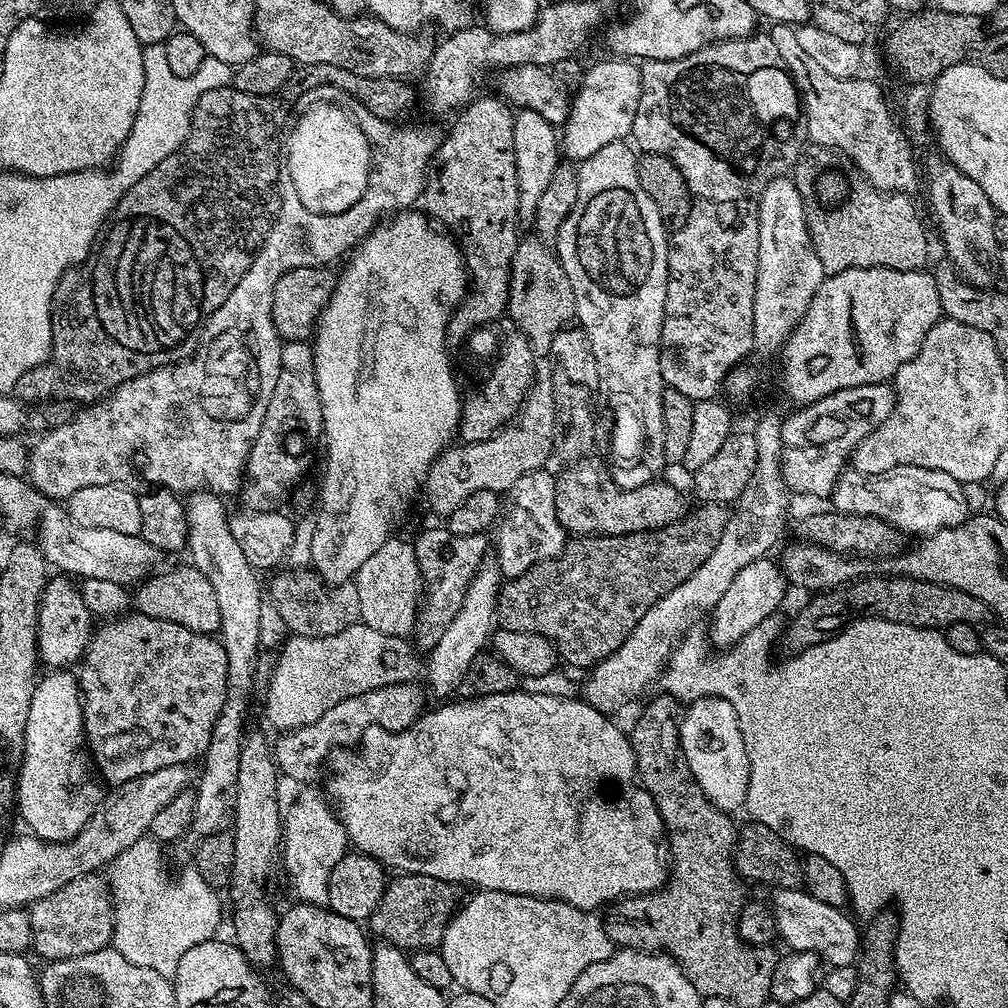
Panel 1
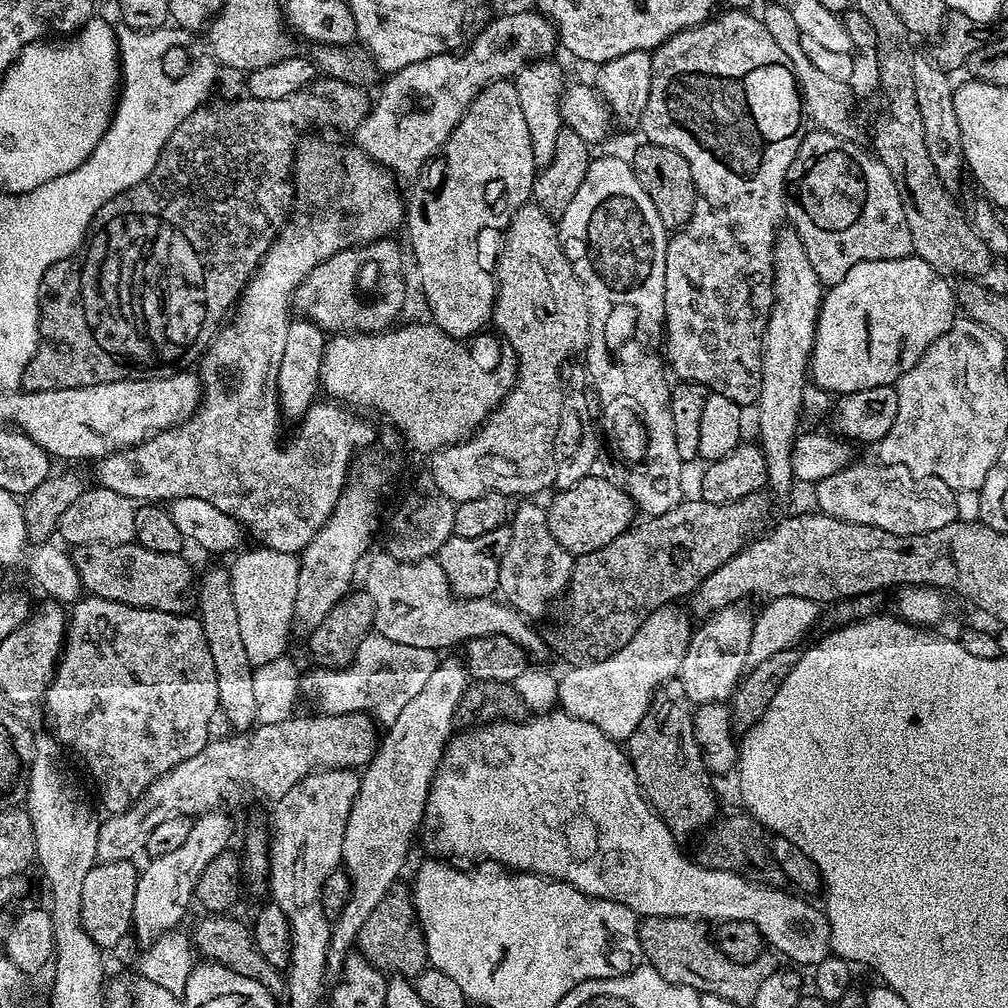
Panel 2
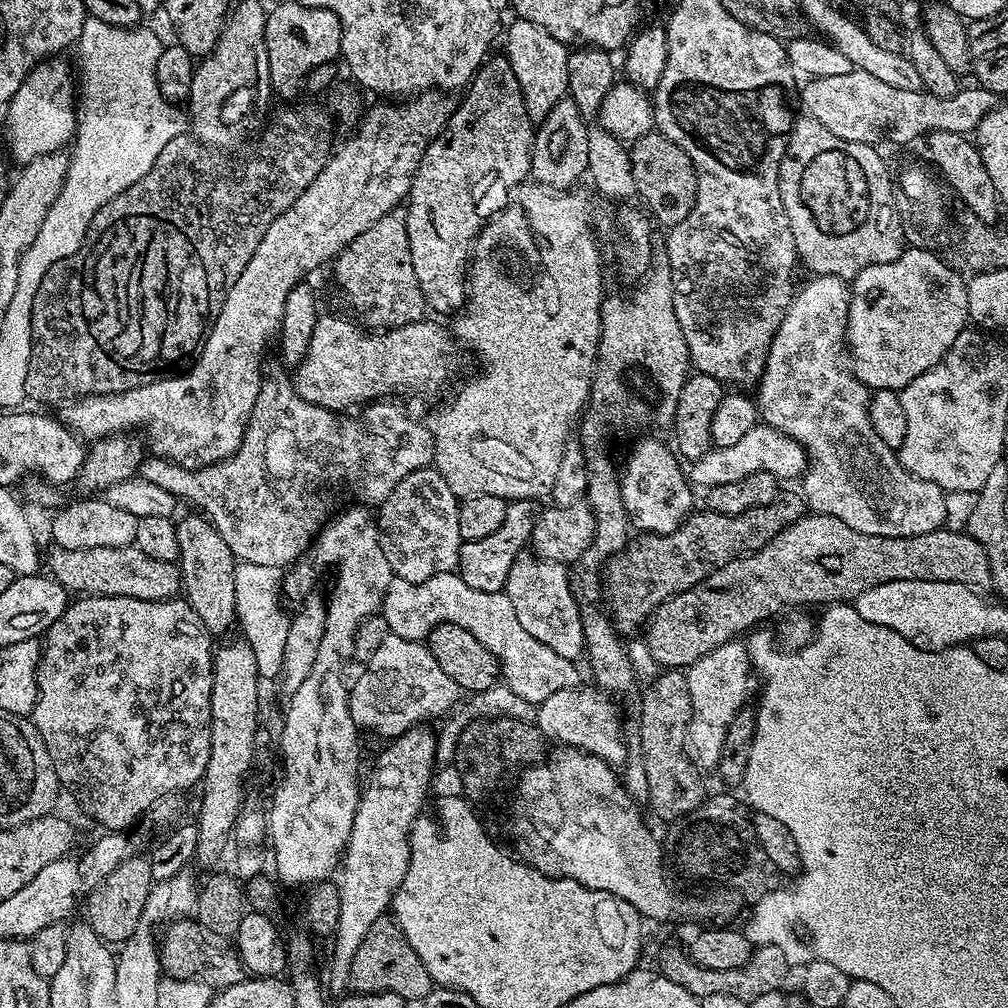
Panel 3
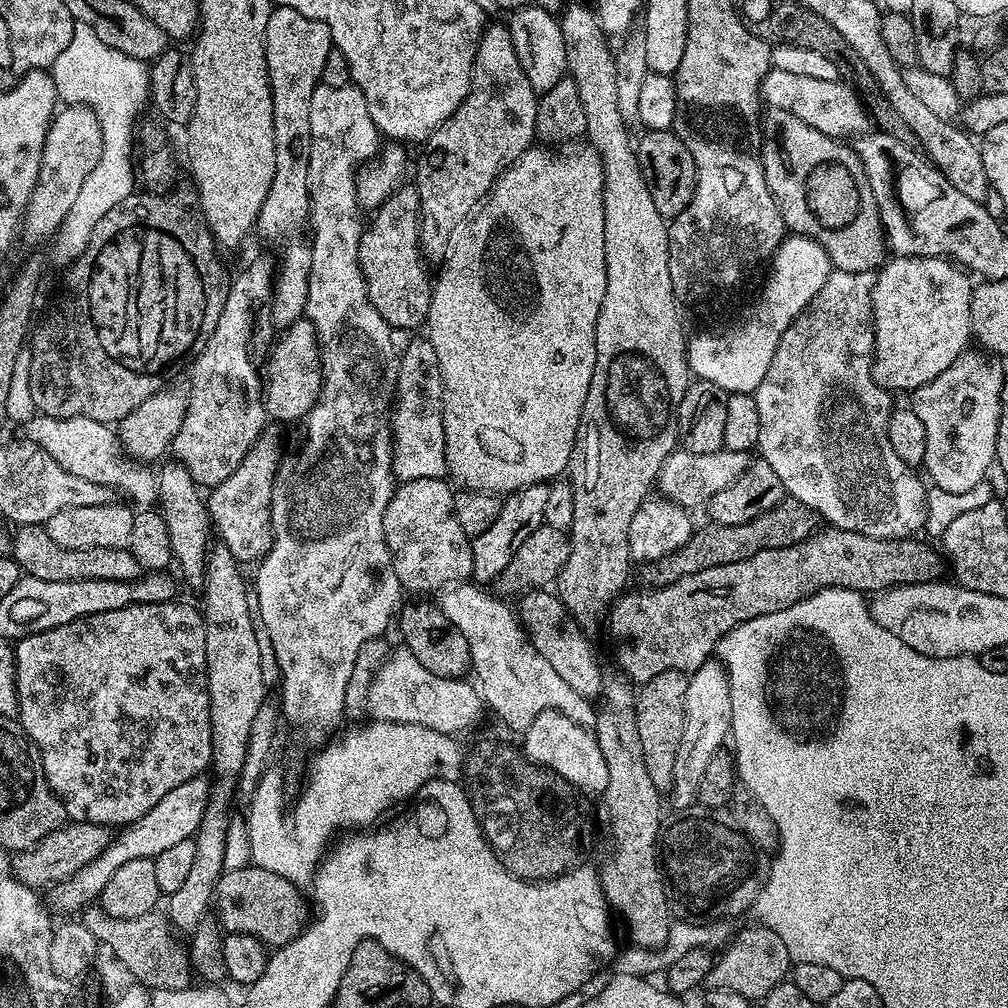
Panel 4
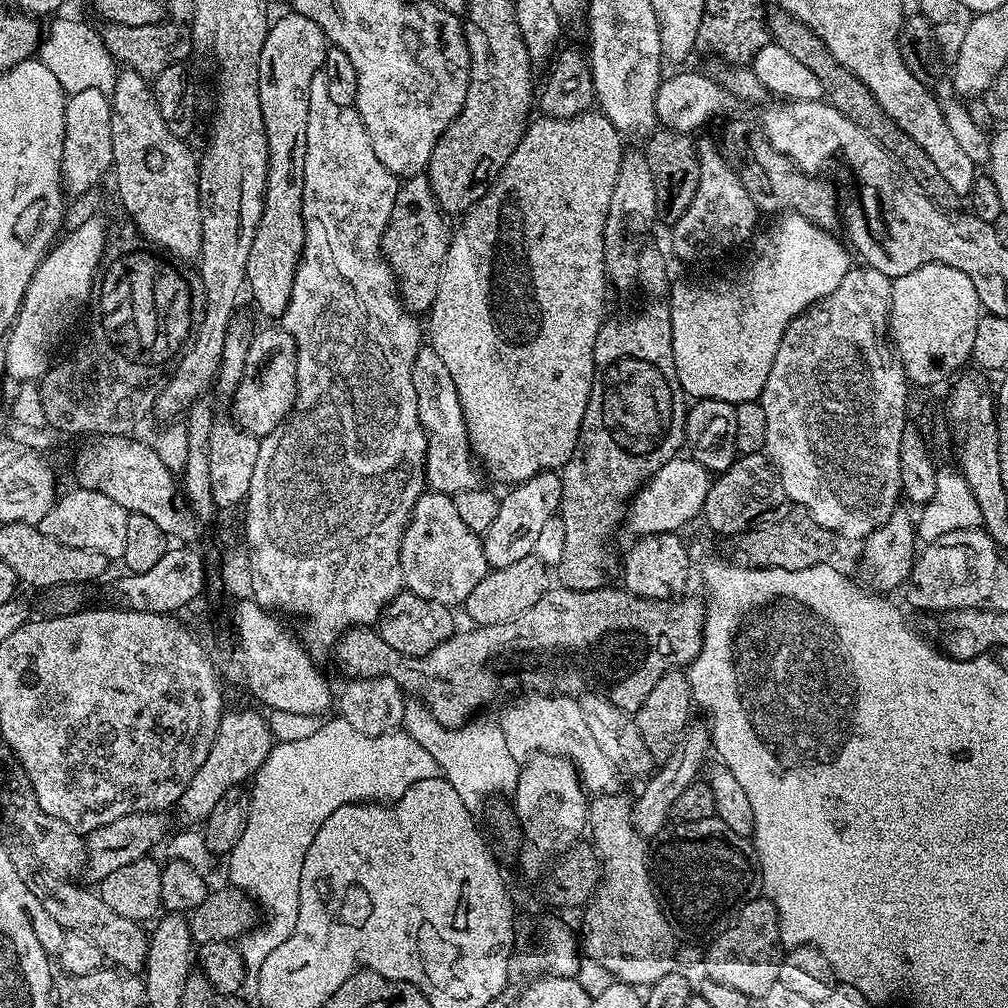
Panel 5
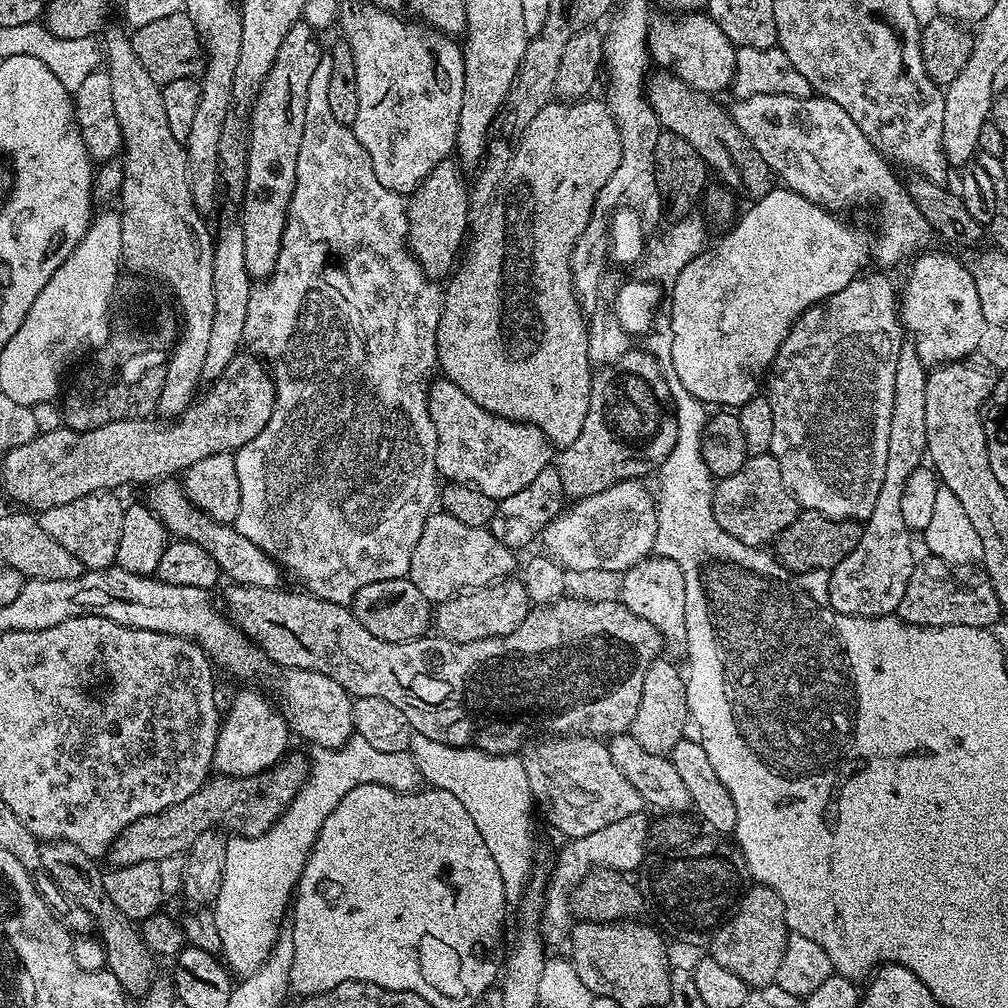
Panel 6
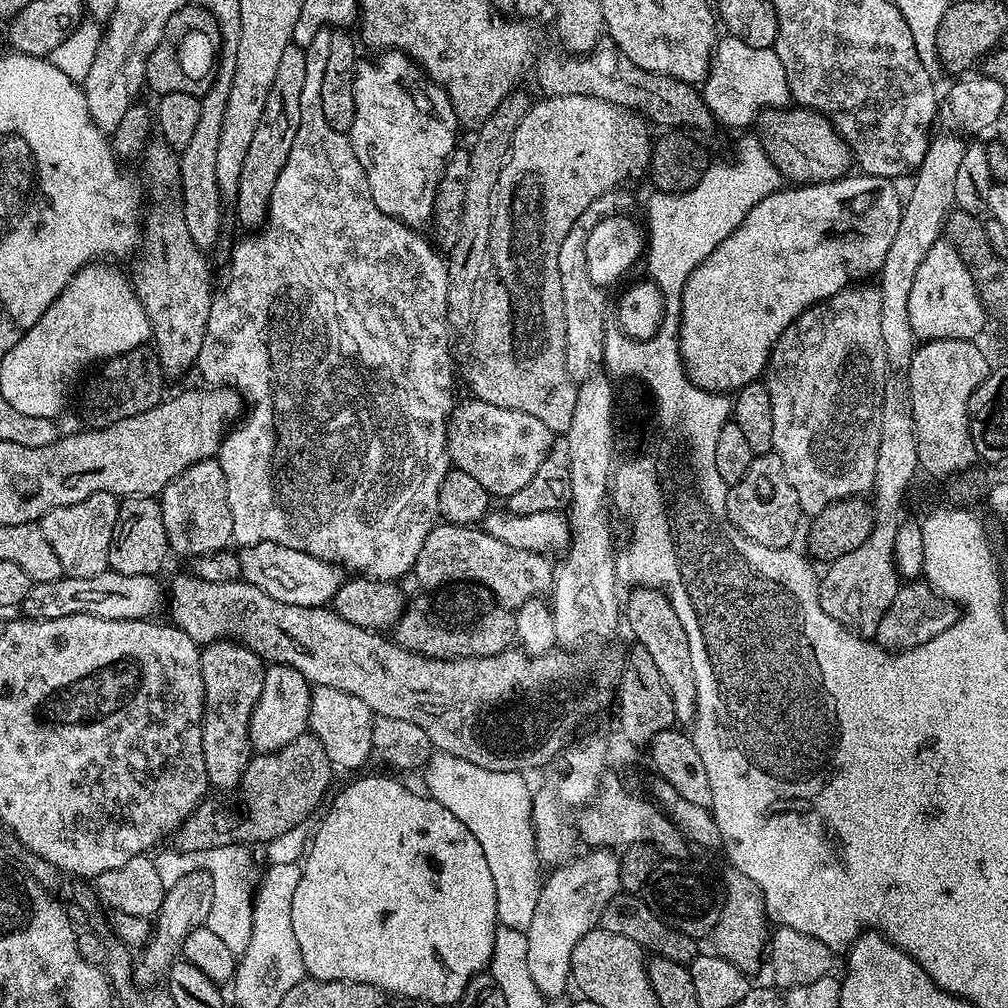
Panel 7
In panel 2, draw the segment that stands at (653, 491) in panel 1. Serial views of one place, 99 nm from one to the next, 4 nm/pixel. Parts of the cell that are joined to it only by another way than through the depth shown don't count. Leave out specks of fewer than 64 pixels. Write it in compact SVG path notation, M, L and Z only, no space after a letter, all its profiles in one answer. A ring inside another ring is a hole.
M598 474L586 476L576 485L559 490L555 495L552 505L546 508L550 532L573 558L585 556L614 542L614 538L633 527L638 516L636 505L626 495L623 487L619 483L611 484L603 480Z

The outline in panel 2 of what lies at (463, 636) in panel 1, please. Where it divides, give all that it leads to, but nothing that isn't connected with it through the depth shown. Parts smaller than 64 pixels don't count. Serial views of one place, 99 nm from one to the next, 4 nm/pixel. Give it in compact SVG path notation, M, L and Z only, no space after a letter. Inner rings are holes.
M441 659L437 663L434 674L430 674L426 686L422 686L422 694L418 694L413 701L408 702L394 723L387 725L385 732L388 733L385 736L383 733L376 749L376 755L363 769L360 776L360 789L354 798L354 806L347 820L343 844L342 864L350 877L350 898L332 922L326 964L329 971L338 972L343 969L344 960L359 939L364 922L370 918L371 911L378 906L389 889L395 887L399 881L397 878L404 868L414 834L423 823L424 811L428 805L428 791L436 768L444 756L444 747L454 735L452 723L457 723L460 703L469 686L470 677L463 659Z

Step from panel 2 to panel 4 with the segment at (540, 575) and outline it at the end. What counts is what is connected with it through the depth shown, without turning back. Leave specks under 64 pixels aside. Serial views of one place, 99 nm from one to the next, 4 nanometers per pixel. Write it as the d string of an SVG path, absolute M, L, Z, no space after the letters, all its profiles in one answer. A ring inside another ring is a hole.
M533 590L519 601L518 619L526 629L527 639L532 641L542 658L558 670L558 675L564 679L577 694L585 698L599 697L602 692L602 675L600 668L592 661L592 646L584 638L583 631L565 628L566 609L559 596L552 590Z

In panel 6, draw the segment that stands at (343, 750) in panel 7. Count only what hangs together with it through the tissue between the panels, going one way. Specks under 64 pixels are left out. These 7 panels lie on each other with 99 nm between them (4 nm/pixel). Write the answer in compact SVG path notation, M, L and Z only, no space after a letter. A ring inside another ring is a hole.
M290 668L279 673L276 680L276 692L280 695L278 707L284 714L289 729L296 732L312 746L319 748L341 748L354 735L352 726L352 702L338 682L326 678L326 674L314 670Z

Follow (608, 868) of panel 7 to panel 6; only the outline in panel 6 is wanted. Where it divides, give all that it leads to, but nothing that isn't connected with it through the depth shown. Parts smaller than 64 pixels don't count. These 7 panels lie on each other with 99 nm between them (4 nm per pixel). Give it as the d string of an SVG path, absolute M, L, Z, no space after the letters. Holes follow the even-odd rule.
M644 814L630 816L620 822L613 822L605 829L595 831L594 834L565 843L565 848L556 856L556 865L552 868L552 880L550 876L546 884L542 935L549 945L556 944L563 936L565 939L569 935L574 923L572 891L588 877L593 868L612 868L615 872L632 874L636 867L639 869L645 863L647 830L650 823L649 817L646 817Z

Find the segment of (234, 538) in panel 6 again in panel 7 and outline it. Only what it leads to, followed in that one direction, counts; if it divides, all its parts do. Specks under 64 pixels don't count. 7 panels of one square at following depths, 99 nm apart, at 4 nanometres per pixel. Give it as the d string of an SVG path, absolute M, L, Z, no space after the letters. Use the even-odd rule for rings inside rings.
M258 542L244 546L239 549L238 555L243 579L258 586L258 590L270 594L270 598L278 598L278 602L290 602L290 606L322 608L331 605L346 579L341 565L319 560L314 558L314 554L306 554L278 542Z

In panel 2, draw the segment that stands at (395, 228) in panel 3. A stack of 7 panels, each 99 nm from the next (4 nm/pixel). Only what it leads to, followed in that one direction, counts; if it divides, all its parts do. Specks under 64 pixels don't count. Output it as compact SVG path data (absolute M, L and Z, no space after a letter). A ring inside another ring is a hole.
M377 238L359 246L349 246L326 258L292 293L291 307L296 308L301 317L314 322L326 334L371 334L391 329L397 323L396 315L404 308L404 256L392 238ZM360 284L364 288L376 288L368 292L364 300L360 297Z

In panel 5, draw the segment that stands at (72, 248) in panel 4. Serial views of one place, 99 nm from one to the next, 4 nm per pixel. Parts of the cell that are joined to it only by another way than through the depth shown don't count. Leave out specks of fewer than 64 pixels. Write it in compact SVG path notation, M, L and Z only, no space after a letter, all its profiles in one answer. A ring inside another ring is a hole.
M56 20L49 28L47 25L46 35L40 41L38 58L46 70L58 78L68 94L91 88L111 93L116 81L118 65L106 50L103 35L80 20Z

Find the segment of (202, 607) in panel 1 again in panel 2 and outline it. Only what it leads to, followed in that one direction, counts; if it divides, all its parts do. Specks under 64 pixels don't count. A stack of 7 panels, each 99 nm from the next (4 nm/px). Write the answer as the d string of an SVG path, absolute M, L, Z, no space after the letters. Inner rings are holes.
M135 542L131 544L86 544L70 552L81 576L85 593L122 602L135 608L188 614L198 604L198 576L180 554L158 554Z

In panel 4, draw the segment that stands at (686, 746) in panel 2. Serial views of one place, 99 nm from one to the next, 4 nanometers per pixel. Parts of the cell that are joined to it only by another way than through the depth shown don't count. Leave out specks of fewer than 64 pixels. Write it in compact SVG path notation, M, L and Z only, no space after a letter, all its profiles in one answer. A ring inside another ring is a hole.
M666 670L666 674L658 674L650 678L650 682L639 685L636 692L638 742L642 742L642 758L646 762L647 772L650 773L650 782L654 782L658 790L672 787L674 758L678 754L678 742L682 742L687 685L688 676L685 673Z

